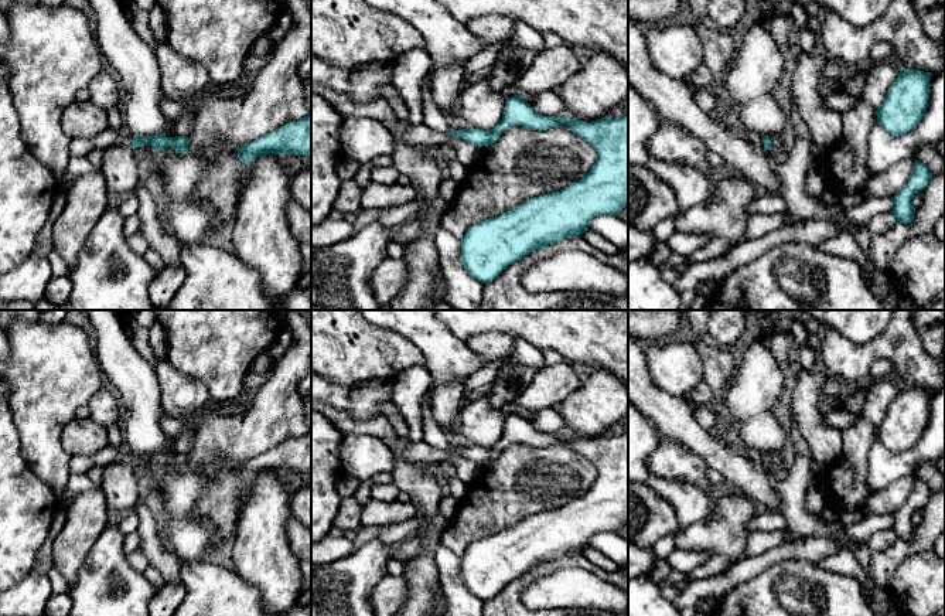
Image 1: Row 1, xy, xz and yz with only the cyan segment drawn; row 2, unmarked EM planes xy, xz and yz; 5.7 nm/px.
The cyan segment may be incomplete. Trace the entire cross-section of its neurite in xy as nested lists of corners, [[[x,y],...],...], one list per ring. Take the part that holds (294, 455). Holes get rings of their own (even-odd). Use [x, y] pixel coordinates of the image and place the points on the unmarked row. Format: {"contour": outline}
{"contour": [[[311,428],[306,435],[286,440],[238,466],[238,474],[245,481],[269,470],[311,474]]]}

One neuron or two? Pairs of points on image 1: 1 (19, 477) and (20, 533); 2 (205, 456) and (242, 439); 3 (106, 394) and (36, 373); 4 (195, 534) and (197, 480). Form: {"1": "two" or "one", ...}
{"1": "one", "2": "one", "3": "two", "4": "one"}

